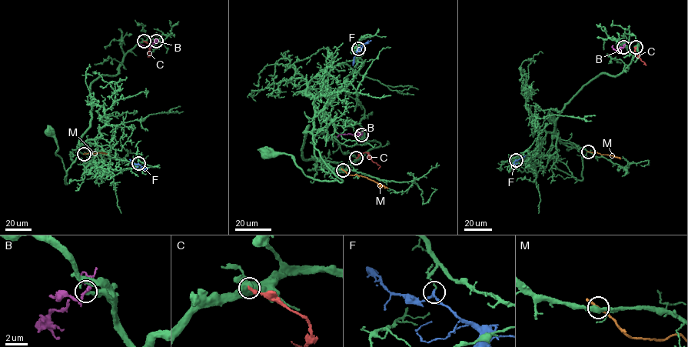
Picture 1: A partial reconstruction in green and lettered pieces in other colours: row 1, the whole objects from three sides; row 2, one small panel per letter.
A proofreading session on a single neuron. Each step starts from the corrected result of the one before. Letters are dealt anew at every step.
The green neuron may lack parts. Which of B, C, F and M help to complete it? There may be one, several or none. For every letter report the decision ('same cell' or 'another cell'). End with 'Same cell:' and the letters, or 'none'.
B: another cell
C: another cell
F: another cell
M: another cell
Same cell: none

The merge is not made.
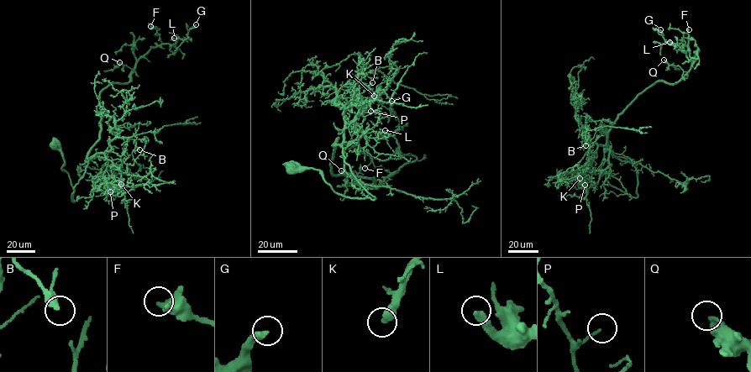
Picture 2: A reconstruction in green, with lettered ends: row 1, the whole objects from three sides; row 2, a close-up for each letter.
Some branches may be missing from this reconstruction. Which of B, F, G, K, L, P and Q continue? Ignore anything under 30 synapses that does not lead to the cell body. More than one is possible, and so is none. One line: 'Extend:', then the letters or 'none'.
Extend: G, K, L

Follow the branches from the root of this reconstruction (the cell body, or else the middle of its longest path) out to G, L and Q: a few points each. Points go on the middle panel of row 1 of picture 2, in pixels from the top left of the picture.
G: (290, 168), (373, 199), (333, 144), (333, 175), (377, 188), (416, 159), (397, 154), (391, 101)
L: (290, 168), (373, 199), (333, 144), (333, 175), (377, 188), (416, 159), (385, 130)
Q: (290, 168), (317, 170), (334, 191), (375, 198), (337, 138), (333, 175), (375, 186), (341, 170)

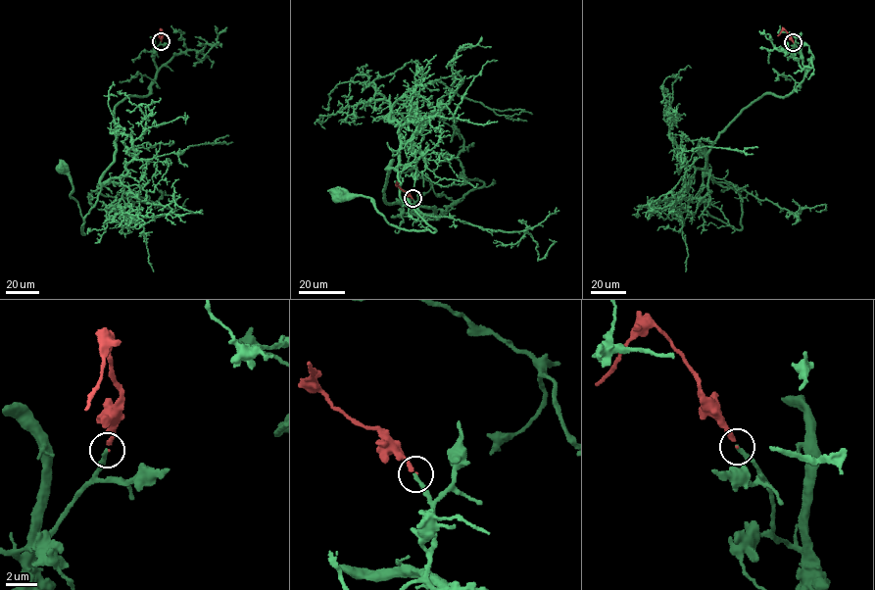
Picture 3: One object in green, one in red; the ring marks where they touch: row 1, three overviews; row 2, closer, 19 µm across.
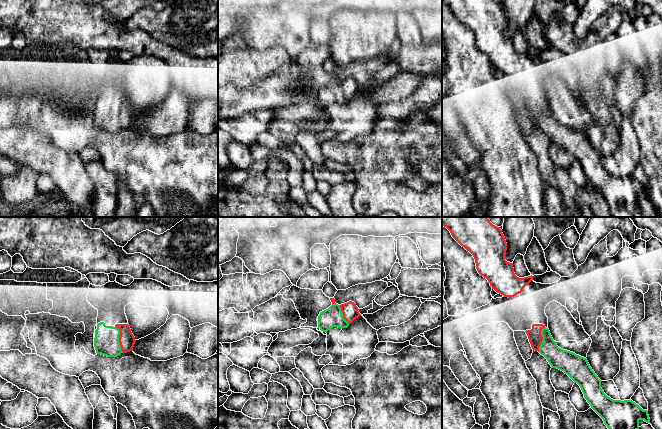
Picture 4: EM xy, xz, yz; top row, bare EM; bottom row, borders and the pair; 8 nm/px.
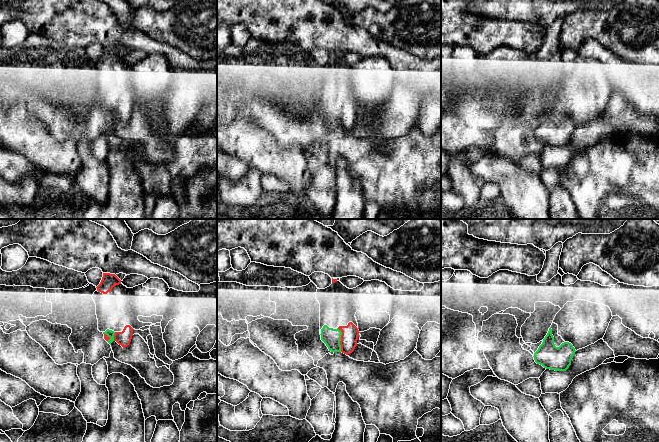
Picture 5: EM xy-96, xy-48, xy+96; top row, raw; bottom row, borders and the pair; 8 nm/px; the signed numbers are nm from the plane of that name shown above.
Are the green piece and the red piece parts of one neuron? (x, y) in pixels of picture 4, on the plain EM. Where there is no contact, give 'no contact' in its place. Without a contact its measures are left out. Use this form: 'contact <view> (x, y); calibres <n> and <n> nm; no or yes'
contact xy (118, 115); calibres 200 and 130 nm; yes

